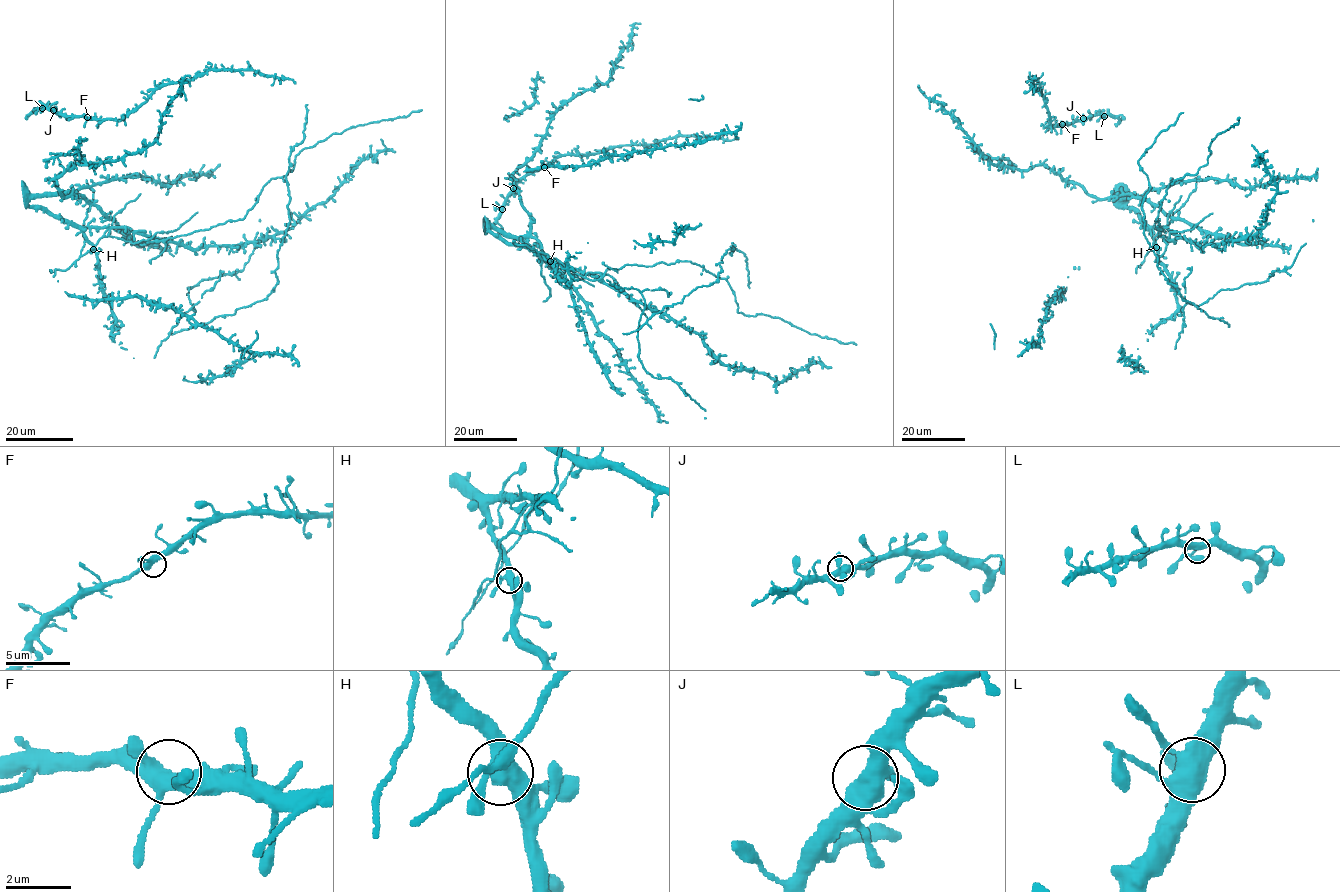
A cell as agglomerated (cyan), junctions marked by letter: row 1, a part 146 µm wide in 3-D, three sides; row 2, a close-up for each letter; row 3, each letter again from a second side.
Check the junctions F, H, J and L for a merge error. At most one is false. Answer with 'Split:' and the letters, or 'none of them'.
Split: none of them

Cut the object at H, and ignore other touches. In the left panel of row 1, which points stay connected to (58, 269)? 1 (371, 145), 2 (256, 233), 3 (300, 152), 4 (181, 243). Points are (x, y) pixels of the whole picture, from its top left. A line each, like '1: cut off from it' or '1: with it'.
1: cut off from it
2: cut off from it
3: with it
4: cut off from it

